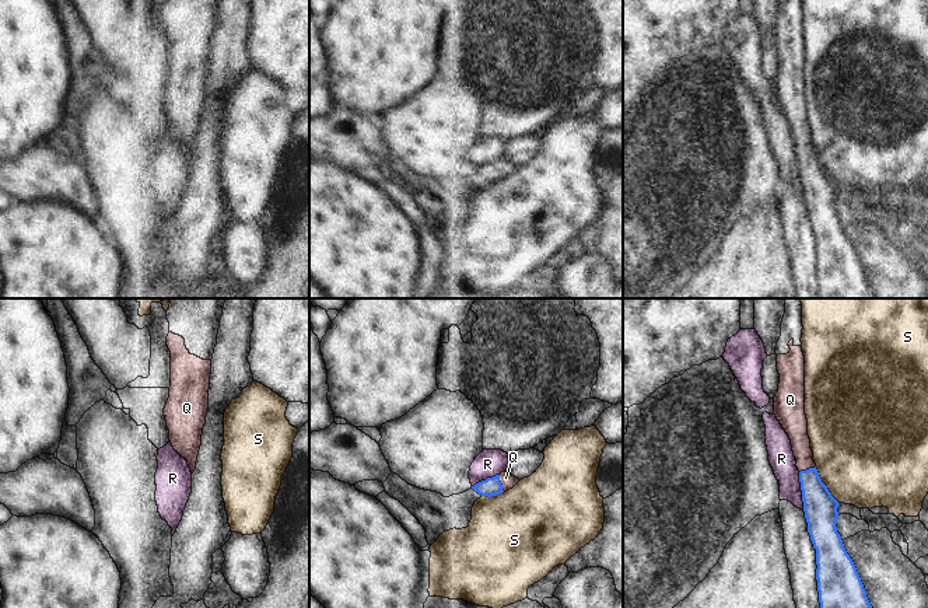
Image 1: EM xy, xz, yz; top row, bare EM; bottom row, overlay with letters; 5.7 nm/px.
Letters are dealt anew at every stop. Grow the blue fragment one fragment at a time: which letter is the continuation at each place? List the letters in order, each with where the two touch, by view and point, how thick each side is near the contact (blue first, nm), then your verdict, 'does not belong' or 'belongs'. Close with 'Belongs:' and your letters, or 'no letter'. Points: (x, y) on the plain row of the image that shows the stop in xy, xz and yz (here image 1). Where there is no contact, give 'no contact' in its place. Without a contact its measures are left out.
Q: meets blue in xz at (500, 170); 110 nm thick on the blue side, 80 nm on the other; belongs
R: meets blue in yz at (801, 175); 190 nm thick on the blue side, 150 nm on the other; does not belong
S: meets blue in yz at (825, 171); 190 nm thick on the blue side, 500 nm on the other; does not belong
Belongs: Q

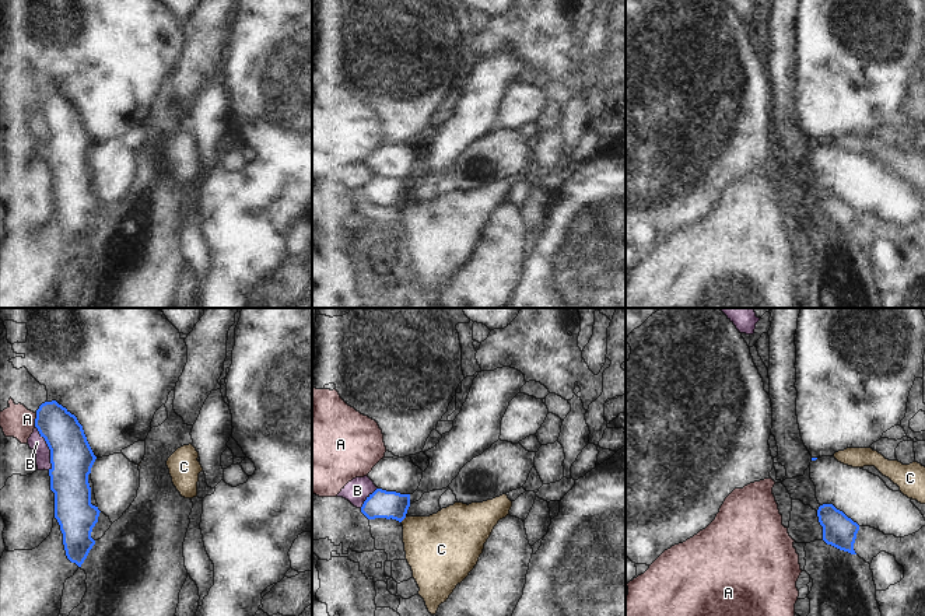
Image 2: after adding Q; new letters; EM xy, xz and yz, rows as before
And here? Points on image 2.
A: meets blue in xy at (35, 107); 220 nm thick on the blue side, 180 nm on the other; does not belong
B: meets blue in xy at (49, 135); 240 nm thick on the blue side, 90 nm on the other; does not belong
C: meets blue in xz at (403, 205); 160 nm thick on the blue side, 360 nm on the other; does not belong
Belongs: no letter

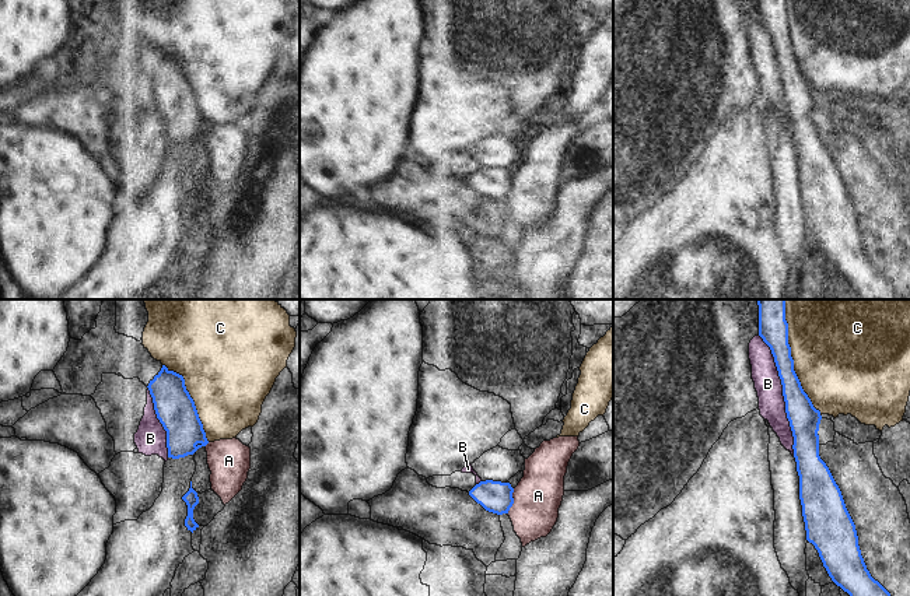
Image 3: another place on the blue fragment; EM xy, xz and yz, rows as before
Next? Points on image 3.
A: meets blue in xz at (513, 188); 180 nm thick on the blue side, 280 nm on the other; does not belong
B: meets blue in yz at (783, 81); 180 nm thick on the blue side, 160 nm on the other; does not belong
C: meets blue in yz at (793, 51); 170 nm thick on the blue side, 480 nm on the other; does not belong
Belongs: no letter

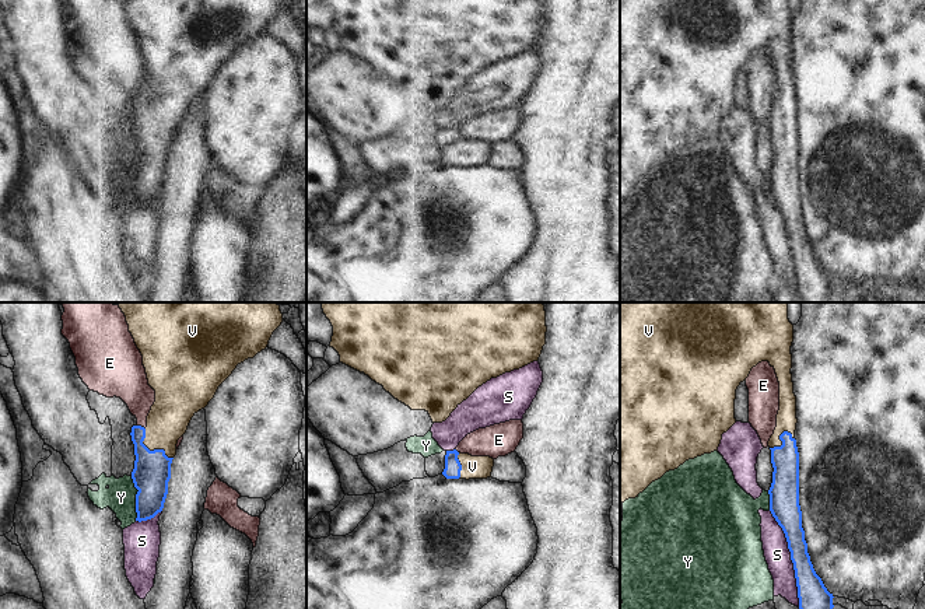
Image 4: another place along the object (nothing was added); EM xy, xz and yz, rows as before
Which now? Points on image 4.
E: meets blue in xy at (140, 112); 200 nm thick on the blue side, 200 nm on the other; does not belong
S: meets blue in yz at (792, 248); 180 nm thick on the blue side, 150 nm on the other; does not belong
V: meets blue in xy at (151, 137); 220 nm thick on the blue side, 240 nm on the other; belongs
Y: meets blue in xy at (136, 185); 220 nm thick on the blue side, 180 nm on the other; does not belong
Belongs: V

